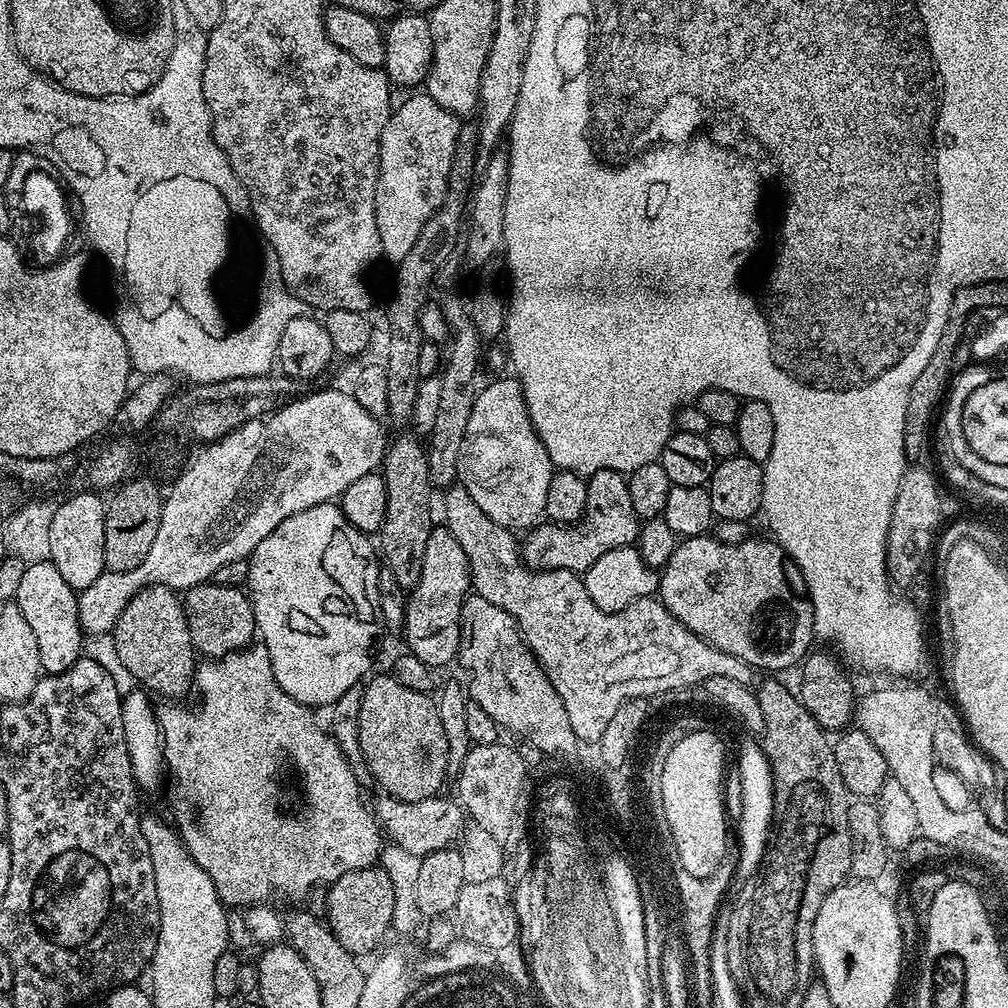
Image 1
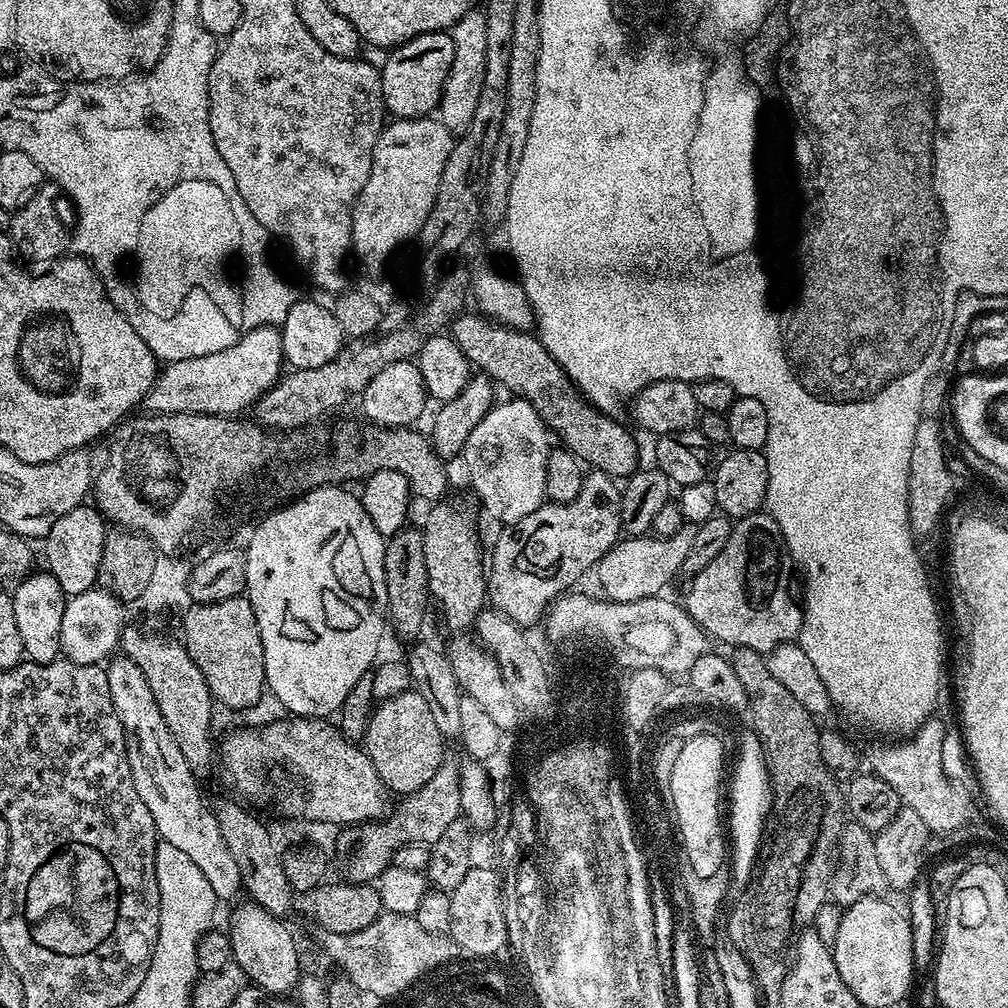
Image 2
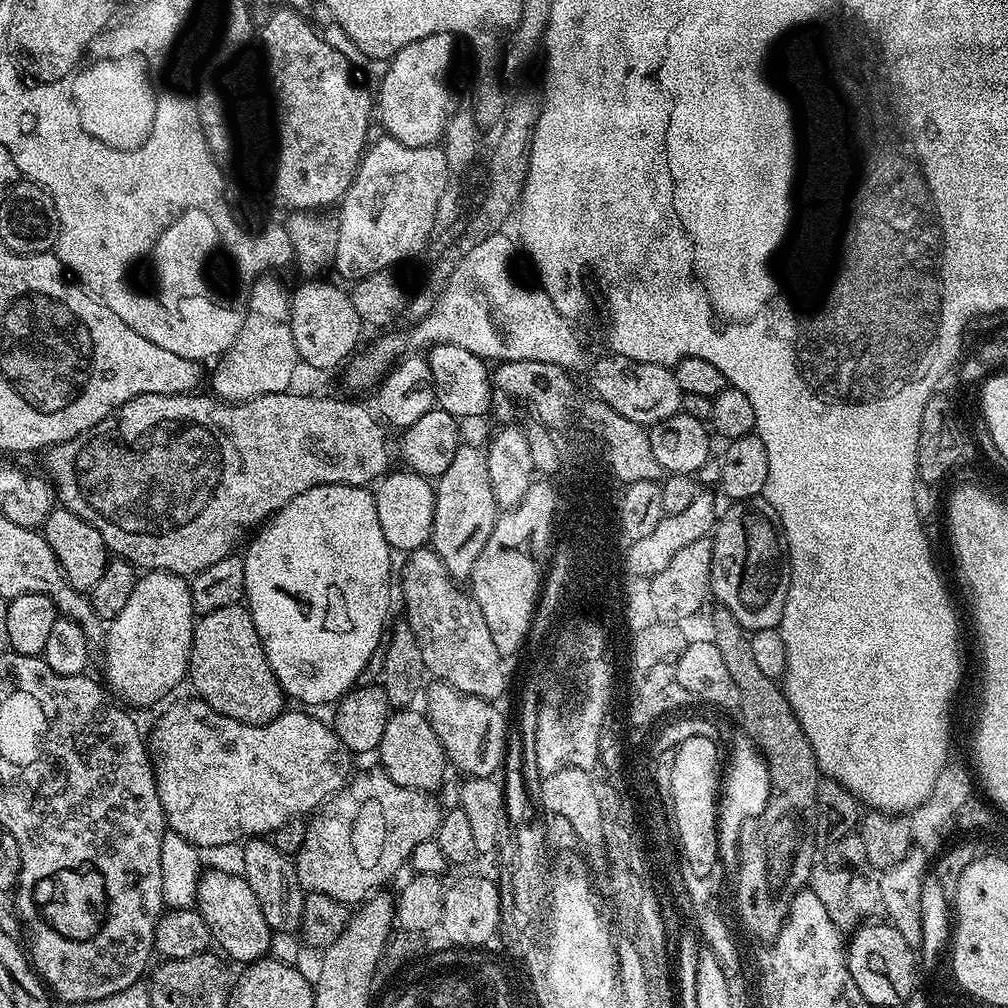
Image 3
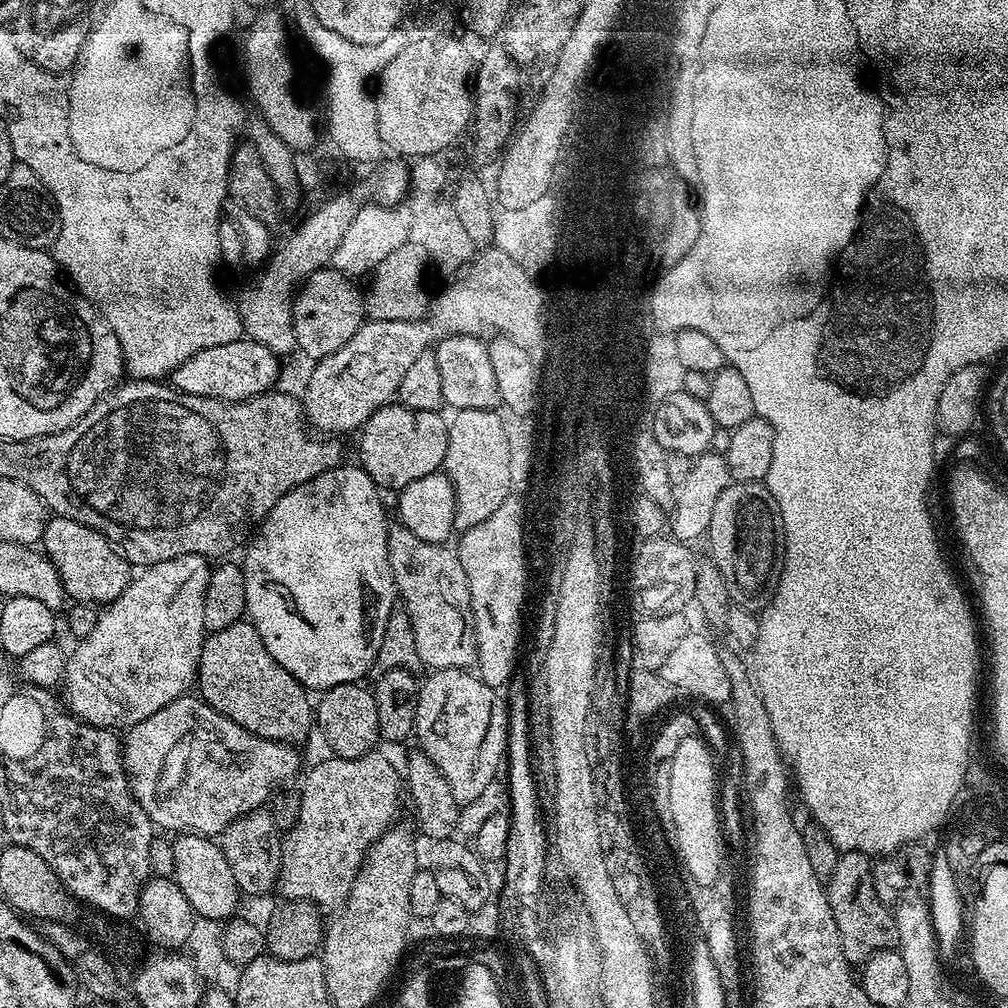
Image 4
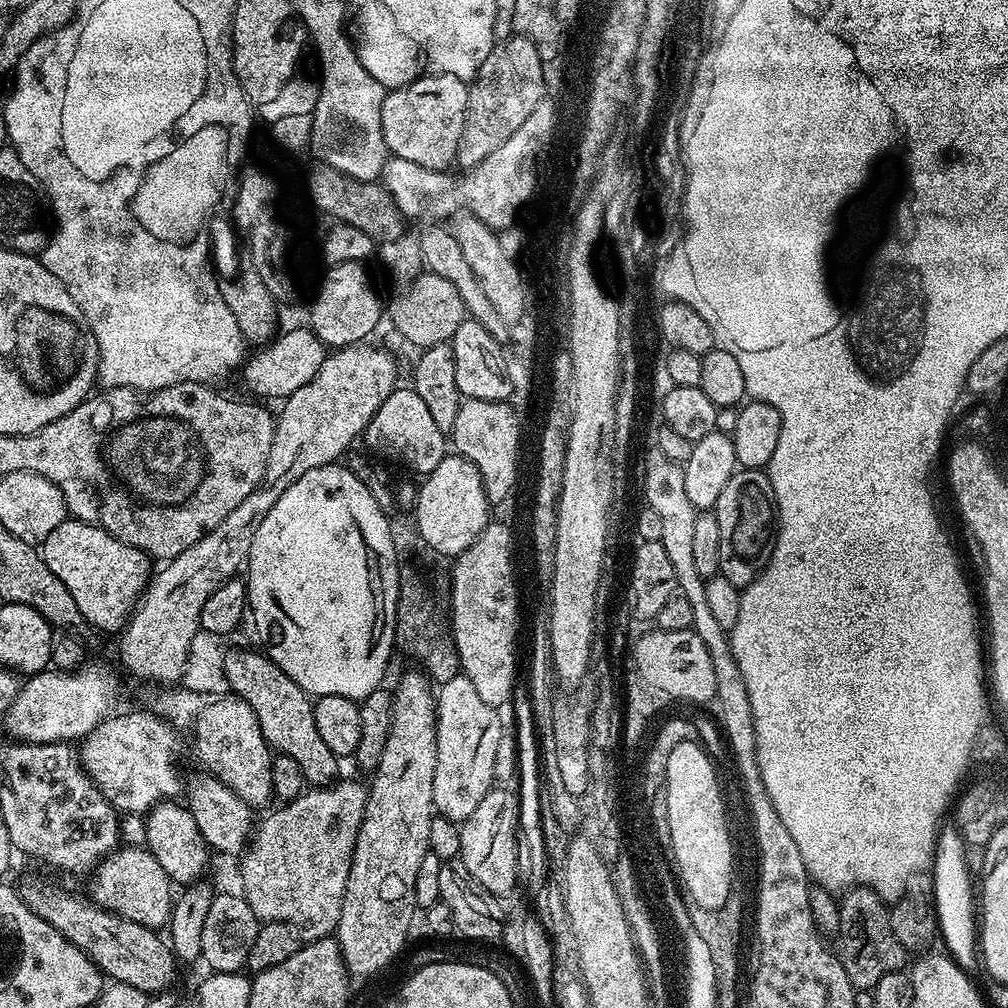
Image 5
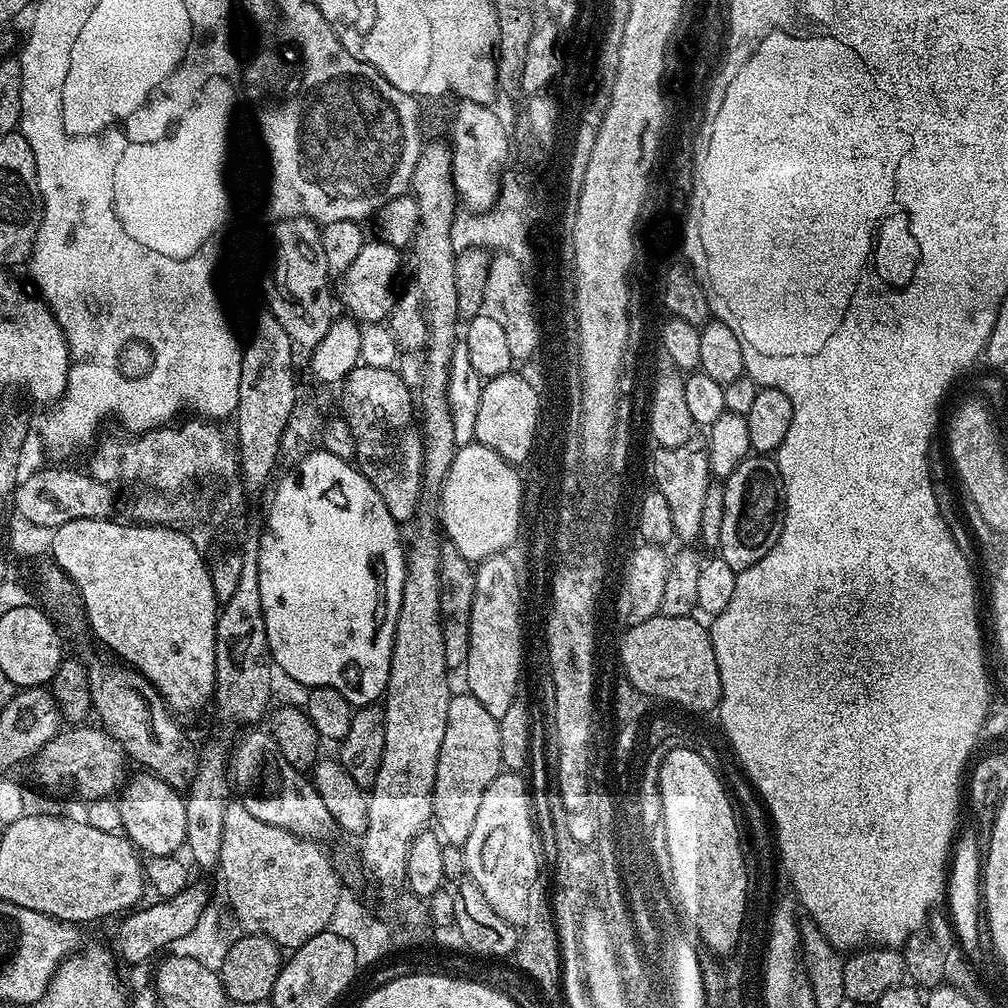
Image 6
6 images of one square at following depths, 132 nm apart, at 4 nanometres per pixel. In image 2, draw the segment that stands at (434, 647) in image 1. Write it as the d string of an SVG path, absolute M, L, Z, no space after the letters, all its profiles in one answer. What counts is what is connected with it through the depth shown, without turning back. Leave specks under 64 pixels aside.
M436 502L431 505L428 517L422 523L424 553L426 554L426 574L428 575L428 595L440 607L440 616L452 634L460 634L463 628L471 629L476 623L476 615L486 604L486 564L480 561L480 544L476 541L476 524L472 516L460 504Z

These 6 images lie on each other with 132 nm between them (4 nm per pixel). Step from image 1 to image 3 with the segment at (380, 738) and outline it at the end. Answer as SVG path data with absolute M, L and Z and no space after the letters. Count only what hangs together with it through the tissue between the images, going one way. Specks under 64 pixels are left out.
M396 710L389 715L388 721L386 722L386 734L382 734L382 742L378 749L378 757L380 756L379 767L398 786L406 786L419 792L432 794L437 791L435 788L444 780L444 764L446 768L444 747L438 738L438 734L434 734L427 715L423 711L408 711L412 710Z

